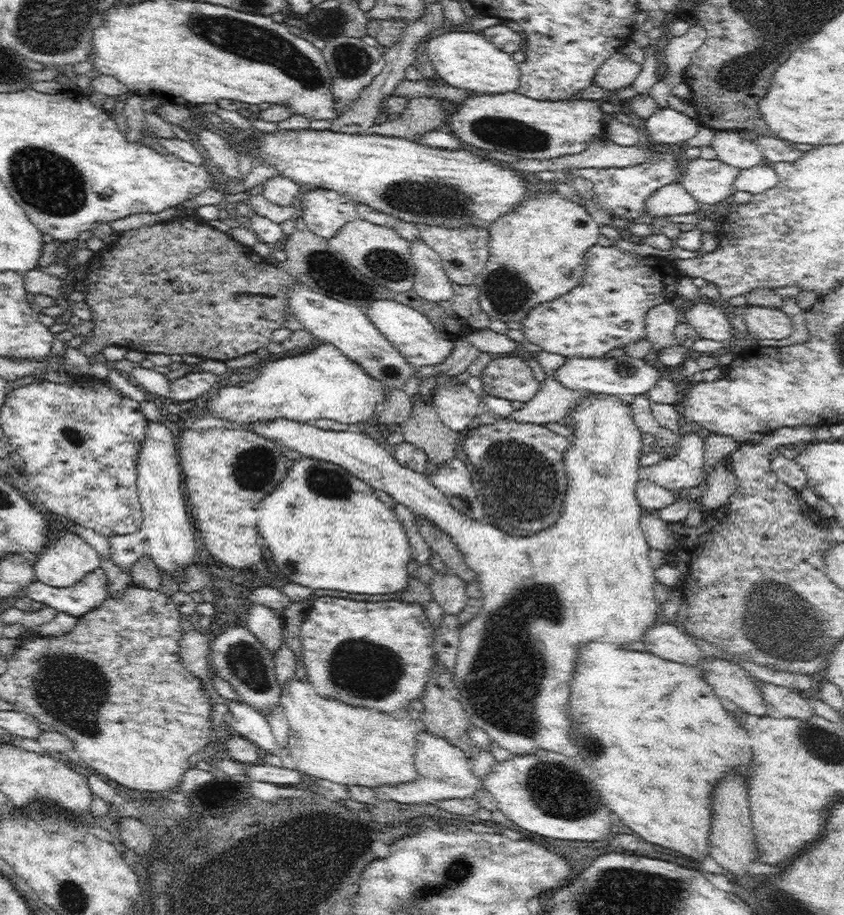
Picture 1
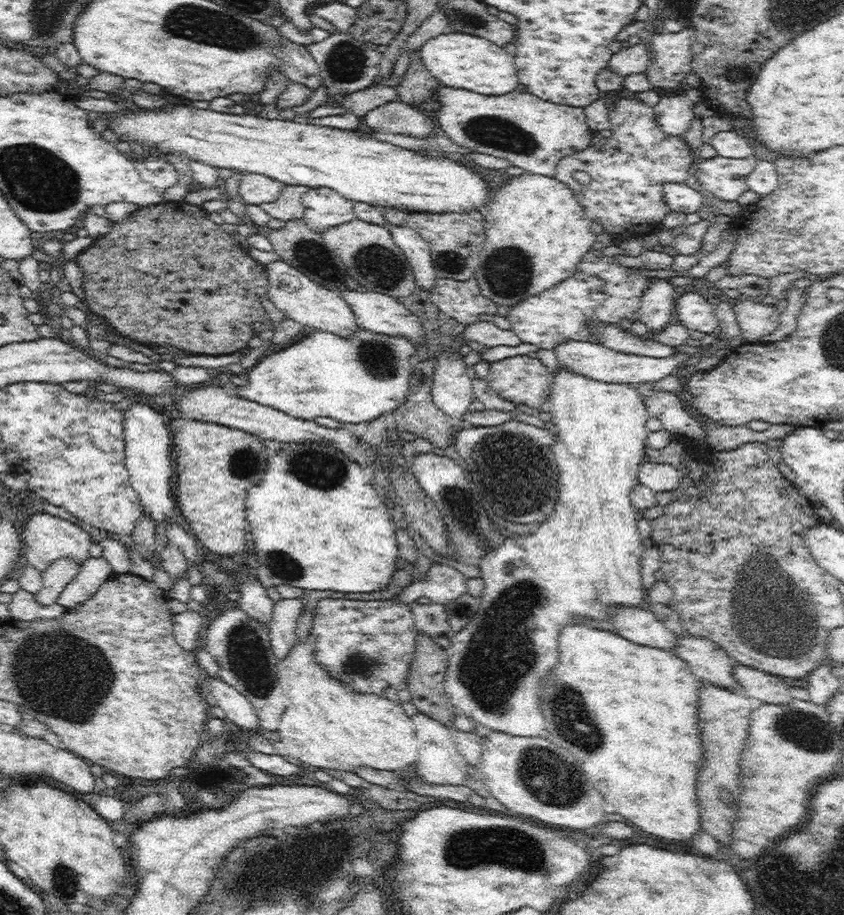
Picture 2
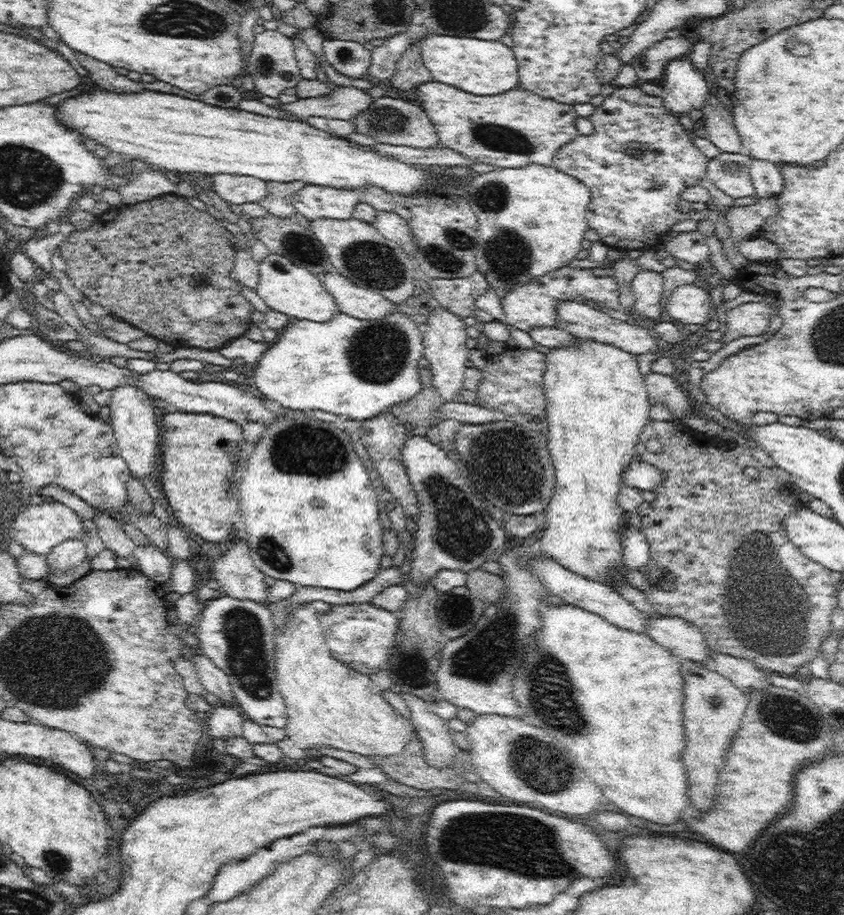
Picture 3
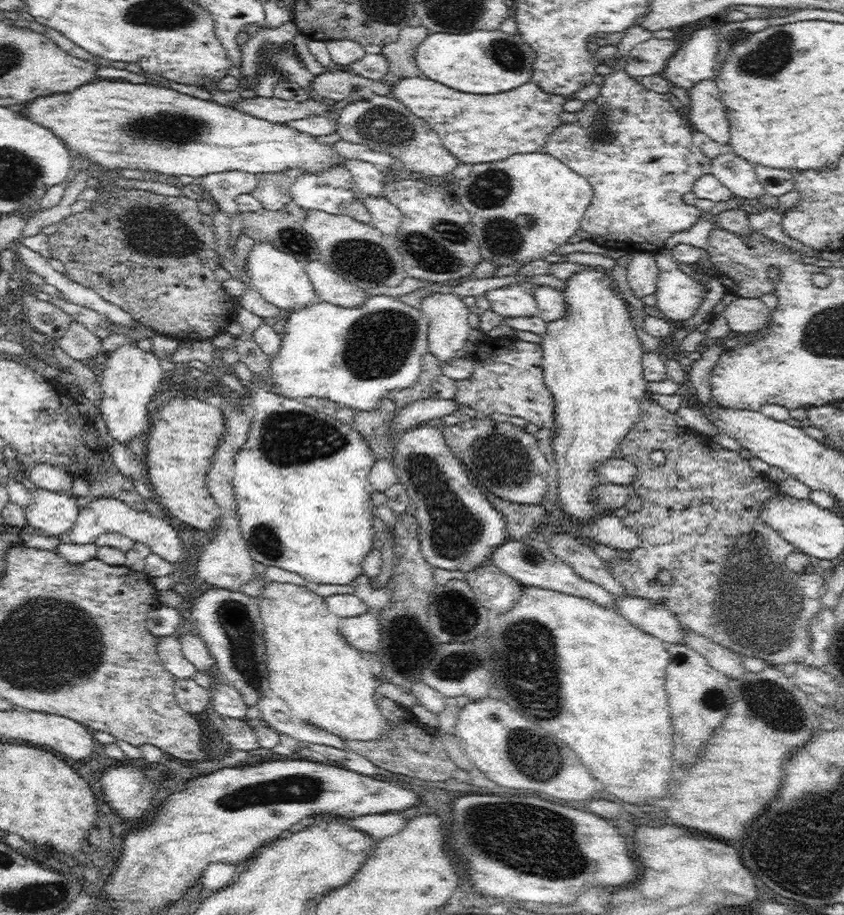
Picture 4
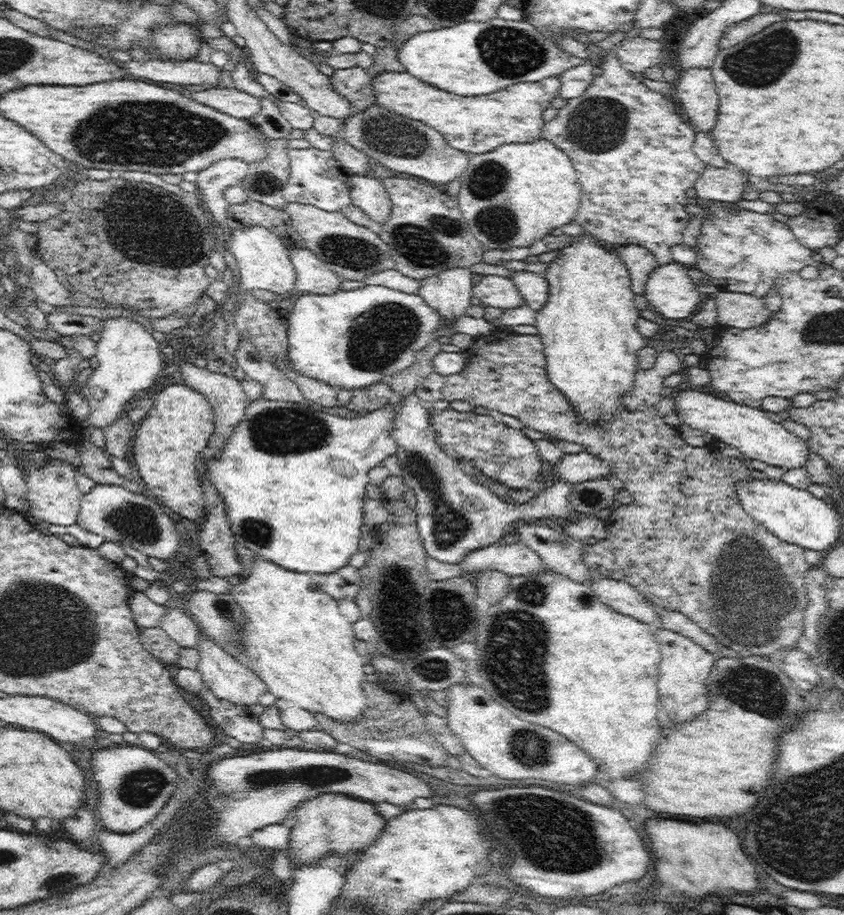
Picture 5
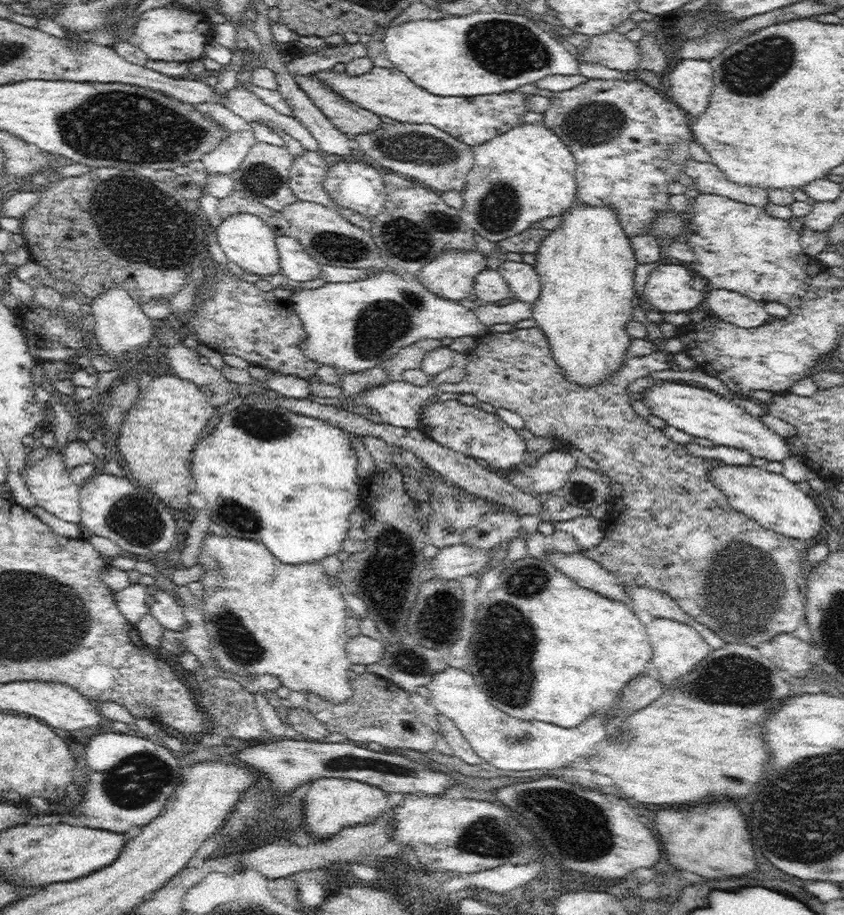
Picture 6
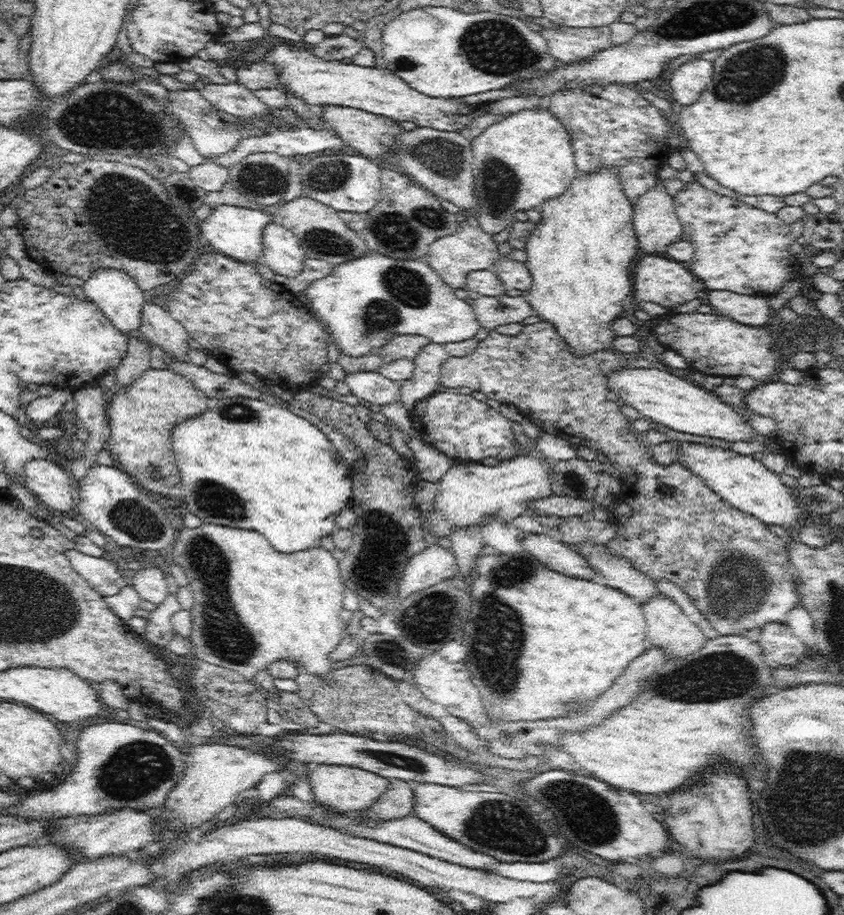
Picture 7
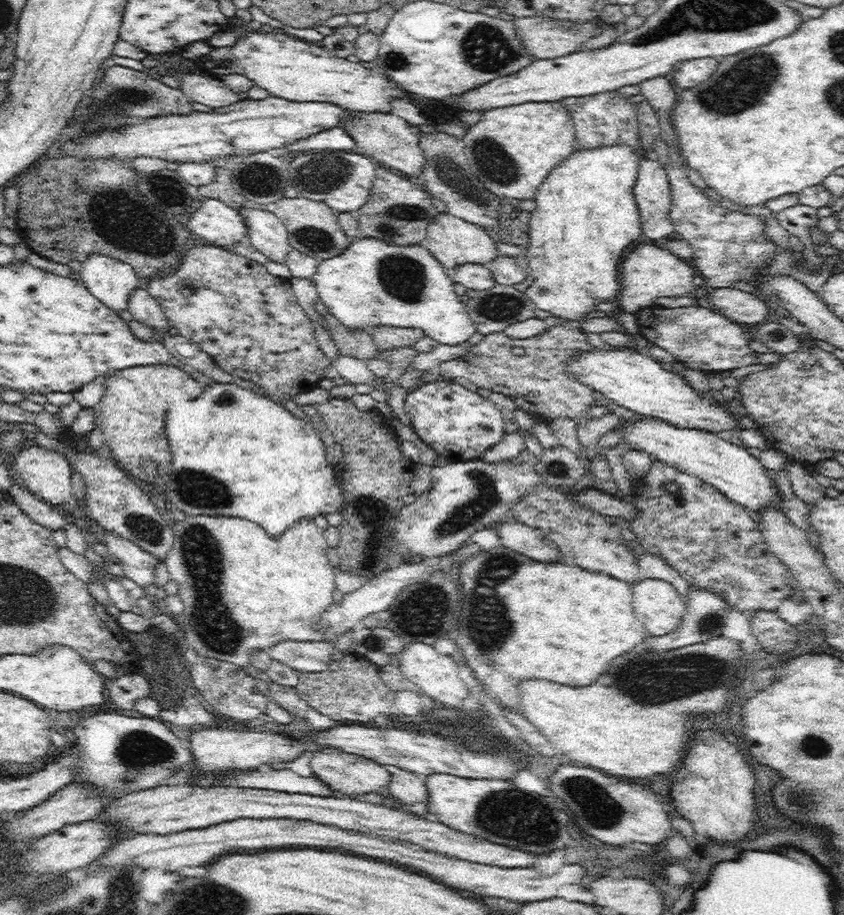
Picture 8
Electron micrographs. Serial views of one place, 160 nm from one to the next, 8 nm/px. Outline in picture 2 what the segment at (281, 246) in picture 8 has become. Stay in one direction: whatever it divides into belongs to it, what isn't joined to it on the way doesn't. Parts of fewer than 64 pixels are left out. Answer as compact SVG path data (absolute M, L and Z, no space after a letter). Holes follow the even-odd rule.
M354 289L339 293L352 308L358 326L375 333L406 337L416 345L416 349L425 339L418 317L396 297Z

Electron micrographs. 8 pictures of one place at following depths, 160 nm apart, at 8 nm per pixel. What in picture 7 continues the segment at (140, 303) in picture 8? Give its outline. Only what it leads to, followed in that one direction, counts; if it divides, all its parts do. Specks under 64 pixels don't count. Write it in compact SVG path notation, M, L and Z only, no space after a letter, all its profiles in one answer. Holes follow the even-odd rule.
M151 300L143 304L139 330L145 340L164 352L167 358L190 362L187 357L188 331L162 306Z

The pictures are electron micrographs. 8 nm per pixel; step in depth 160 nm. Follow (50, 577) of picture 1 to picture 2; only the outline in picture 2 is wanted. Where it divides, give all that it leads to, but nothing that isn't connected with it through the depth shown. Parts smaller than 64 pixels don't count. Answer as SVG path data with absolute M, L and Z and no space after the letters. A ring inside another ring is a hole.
M37 513L32 515L23 527L23 562L32 565L40 574L58 559L70 557L80 565L90 557L92 538L88 532L73 522L50 513Z

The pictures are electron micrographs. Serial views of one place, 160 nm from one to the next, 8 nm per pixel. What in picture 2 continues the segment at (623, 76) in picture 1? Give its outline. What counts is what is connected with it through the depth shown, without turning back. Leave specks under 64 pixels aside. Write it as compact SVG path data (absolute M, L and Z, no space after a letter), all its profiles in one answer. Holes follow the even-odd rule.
M646 43L632 45L631 48L622 48L610 58L608 69L619 76L628 76L632 73L644 73L651 62L649 48Z

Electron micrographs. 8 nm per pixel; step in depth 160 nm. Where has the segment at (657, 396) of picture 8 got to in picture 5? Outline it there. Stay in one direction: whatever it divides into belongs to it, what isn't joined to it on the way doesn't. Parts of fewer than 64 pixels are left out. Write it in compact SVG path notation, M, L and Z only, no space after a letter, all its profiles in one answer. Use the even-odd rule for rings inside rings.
M692 389L676 392L673 395L675 411L683 424L712 434L718 440L740 450L748 460L761 460L768 465L780 466L787 470L806 466L806 458L810 451L812 452L807 441L784 429L780 423L772 421L768 418L767 412L761 408L741 405L720 399L714 394Z

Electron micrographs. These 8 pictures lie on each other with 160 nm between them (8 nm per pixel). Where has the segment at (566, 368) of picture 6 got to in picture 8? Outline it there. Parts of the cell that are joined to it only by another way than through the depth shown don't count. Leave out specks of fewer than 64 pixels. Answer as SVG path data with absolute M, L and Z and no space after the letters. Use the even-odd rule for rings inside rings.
M612 145L594 147L593 149L576 148L575 152L565 158L560 164L554 167L545 181L537 188L535 202L537 207L531 212L529 218L529 238L524 248L524 256L528 260L529 271L534 276L534 281L525 290L528 298L535 304L536 309L551 312L554 317L566 319L569 323L574 321L580 323L586 318L586 313L594 310L594 306L600 302L607 301L610 297L618 296L621 285L618 284L618 264L621 265L620 256L622 252L642 234L640 215L636 199L634 198L633 188L638 176L639 162L642 156L638 155L632 147L628 145Z

